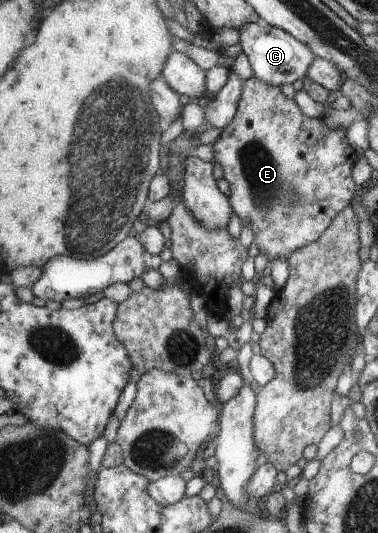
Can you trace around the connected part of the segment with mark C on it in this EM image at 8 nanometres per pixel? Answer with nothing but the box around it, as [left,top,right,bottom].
[238,23,315,87]

